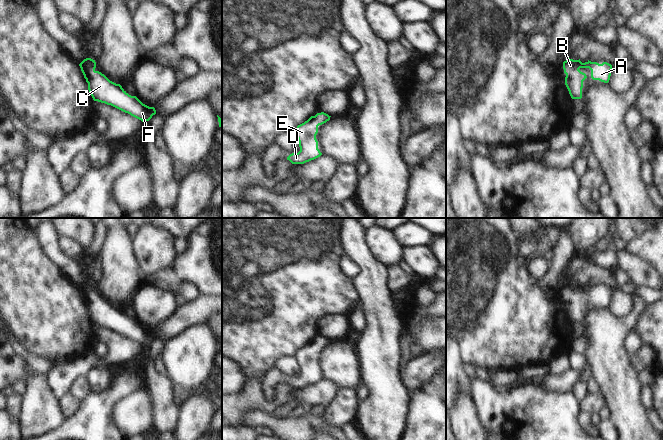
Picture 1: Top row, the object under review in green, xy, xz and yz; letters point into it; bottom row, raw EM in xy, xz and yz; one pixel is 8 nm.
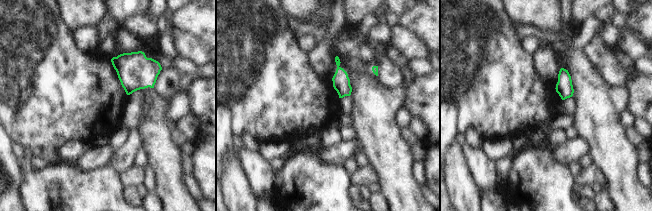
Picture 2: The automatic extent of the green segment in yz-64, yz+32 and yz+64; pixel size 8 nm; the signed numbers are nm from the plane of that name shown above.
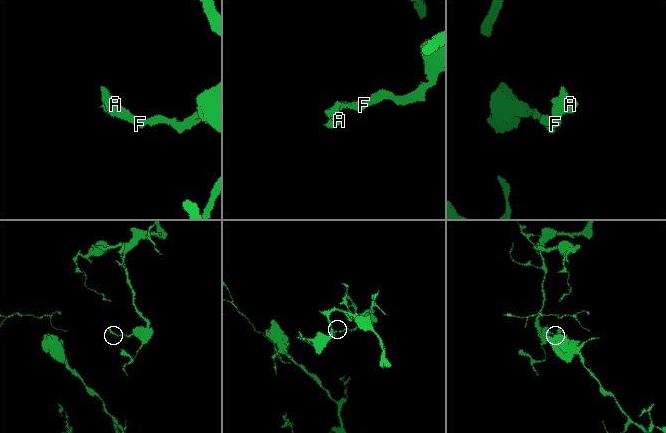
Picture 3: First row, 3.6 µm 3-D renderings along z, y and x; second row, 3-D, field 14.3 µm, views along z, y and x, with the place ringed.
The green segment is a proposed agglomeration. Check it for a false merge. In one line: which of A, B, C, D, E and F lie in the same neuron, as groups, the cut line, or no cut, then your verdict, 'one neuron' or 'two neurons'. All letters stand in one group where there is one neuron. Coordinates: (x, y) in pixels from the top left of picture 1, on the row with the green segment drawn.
A B C D E F | no cut | one neuron

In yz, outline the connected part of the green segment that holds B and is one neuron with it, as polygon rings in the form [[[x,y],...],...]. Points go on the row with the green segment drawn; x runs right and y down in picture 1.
[[[569,58],[563,62],[563,69],[566,74],[565,85],[572,99],[582,98],[583,81],[587,76],[579,70],[580,68],[589,68],[591,70],[591,78],[593,80],[599,80],[604,83],[608,83],[610,80],[612,70],[611,64],[607,62],[599,64],[589,60],[582,63],[580,59],[573,60]]]

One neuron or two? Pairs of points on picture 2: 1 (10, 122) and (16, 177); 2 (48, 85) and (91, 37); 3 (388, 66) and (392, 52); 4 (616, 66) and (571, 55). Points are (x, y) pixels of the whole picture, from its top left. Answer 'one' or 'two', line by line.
1: two
2: two
3: two
4: two

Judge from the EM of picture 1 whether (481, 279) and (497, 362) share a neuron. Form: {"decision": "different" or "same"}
{"decision": "same"}

